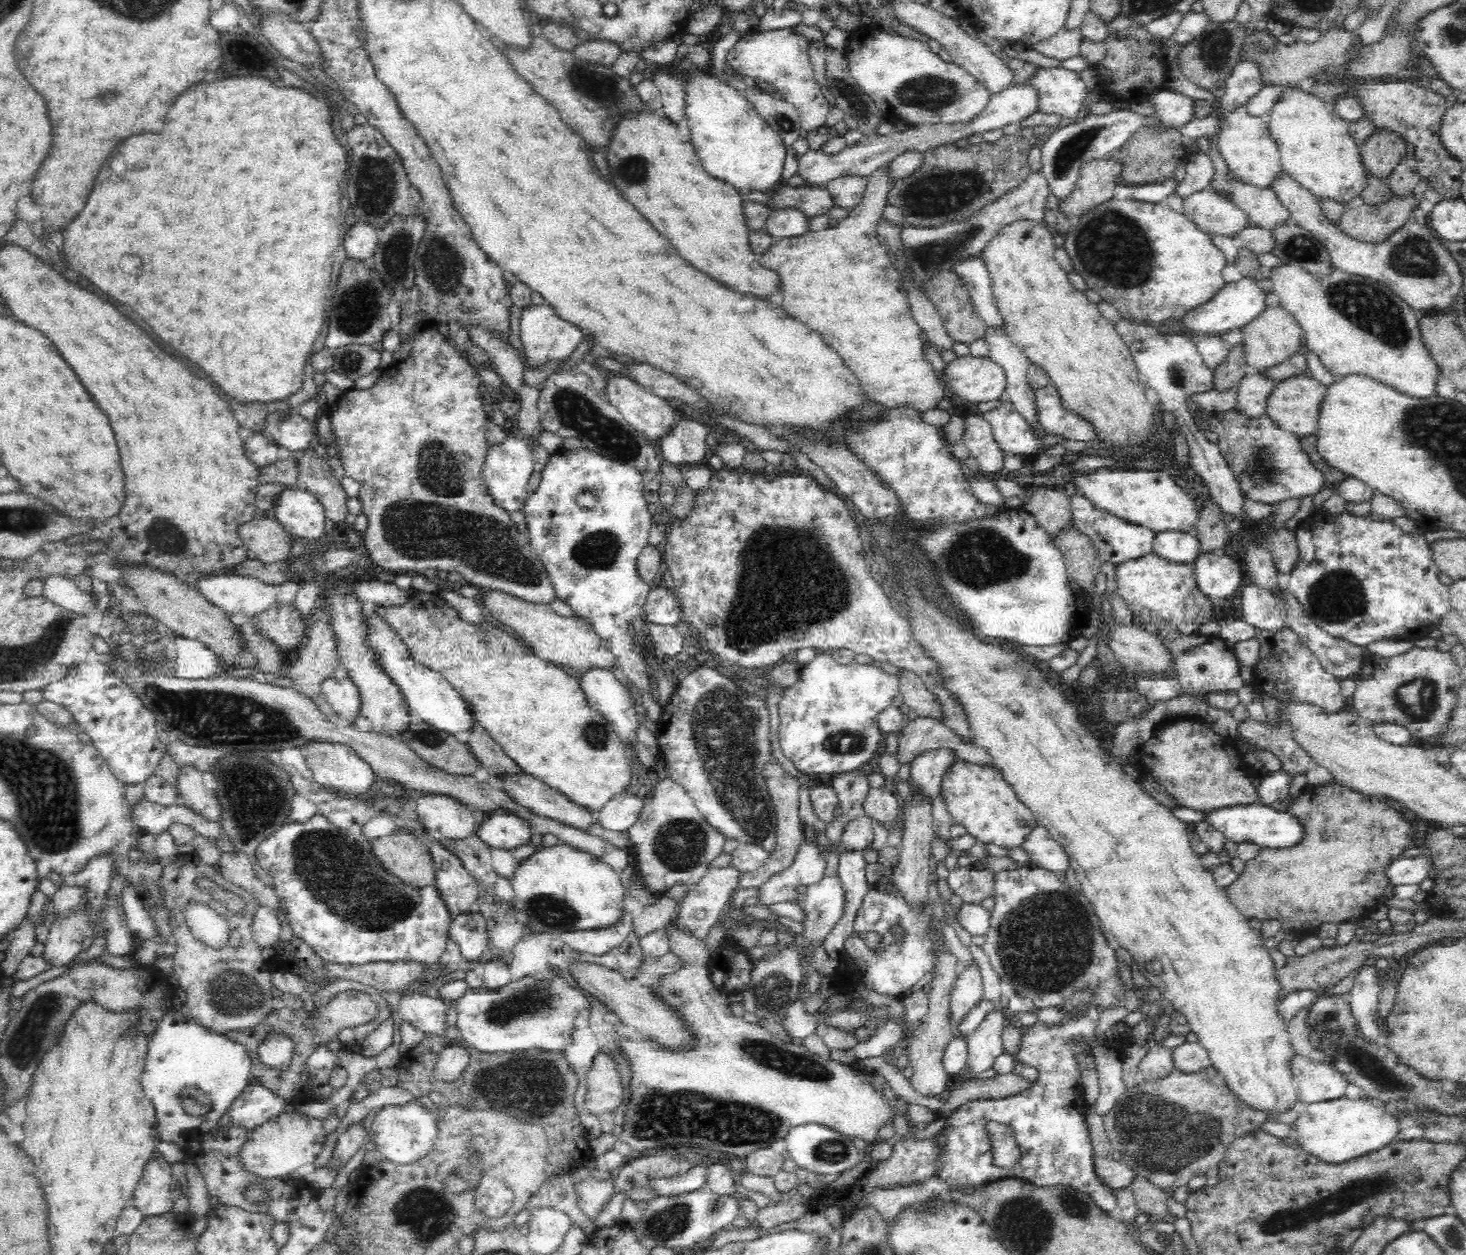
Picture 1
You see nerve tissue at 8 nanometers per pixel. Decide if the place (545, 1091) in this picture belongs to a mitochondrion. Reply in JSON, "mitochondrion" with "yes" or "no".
{"mitochondrion":"yes"}

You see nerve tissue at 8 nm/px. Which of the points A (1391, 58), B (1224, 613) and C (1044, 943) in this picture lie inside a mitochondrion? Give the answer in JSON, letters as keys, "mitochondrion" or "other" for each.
{"A":"other","B":"other","C":"mitochondrion"}

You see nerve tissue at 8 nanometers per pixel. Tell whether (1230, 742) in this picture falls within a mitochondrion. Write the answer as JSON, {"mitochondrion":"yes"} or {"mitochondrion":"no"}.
{"mitochondrion":"no"}

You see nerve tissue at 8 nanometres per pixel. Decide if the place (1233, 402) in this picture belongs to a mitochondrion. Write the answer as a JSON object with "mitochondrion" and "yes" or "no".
{"mitochondrion":"no"}

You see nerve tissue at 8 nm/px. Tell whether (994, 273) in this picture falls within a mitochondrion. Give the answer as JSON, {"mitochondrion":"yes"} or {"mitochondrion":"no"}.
{"mitochondrion":"no"}

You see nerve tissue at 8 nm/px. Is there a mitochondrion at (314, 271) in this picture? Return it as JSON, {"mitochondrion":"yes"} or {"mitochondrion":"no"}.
{"mitochondrion":"no"}

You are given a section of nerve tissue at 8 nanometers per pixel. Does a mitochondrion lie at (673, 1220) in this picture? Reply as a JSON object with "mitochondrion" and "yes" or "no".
{"mitochondrion":"yes"}

